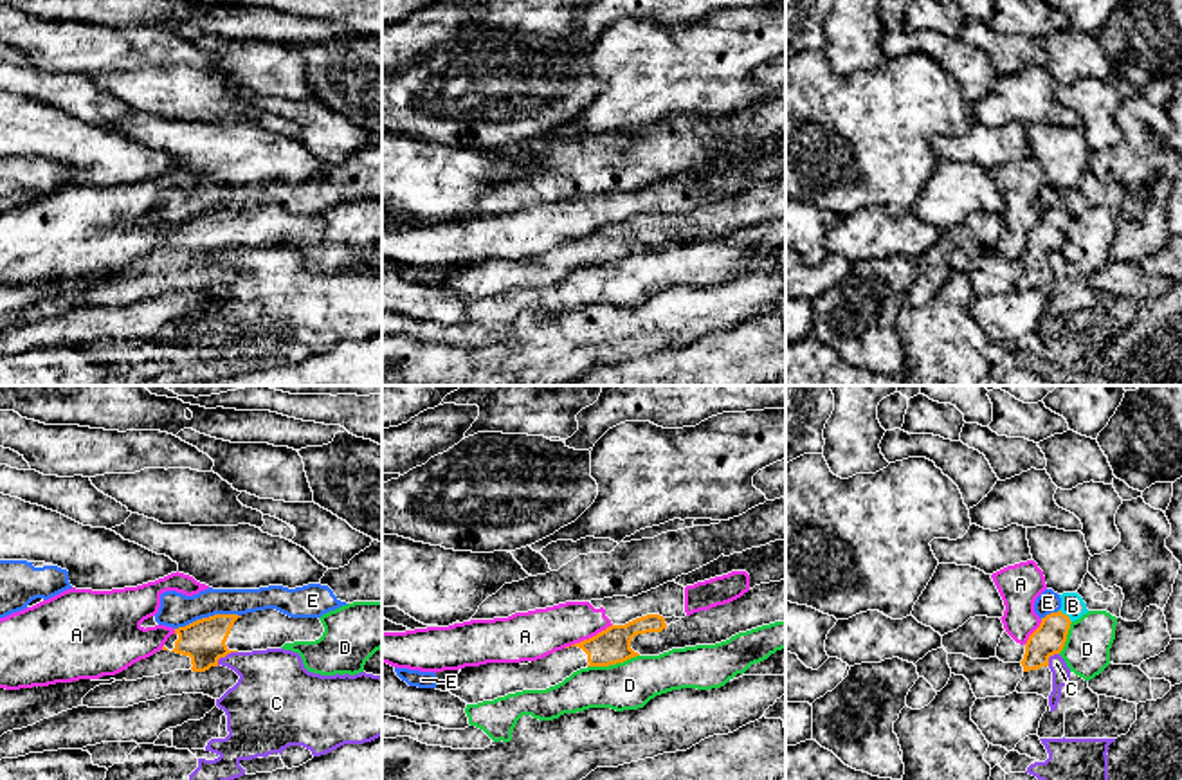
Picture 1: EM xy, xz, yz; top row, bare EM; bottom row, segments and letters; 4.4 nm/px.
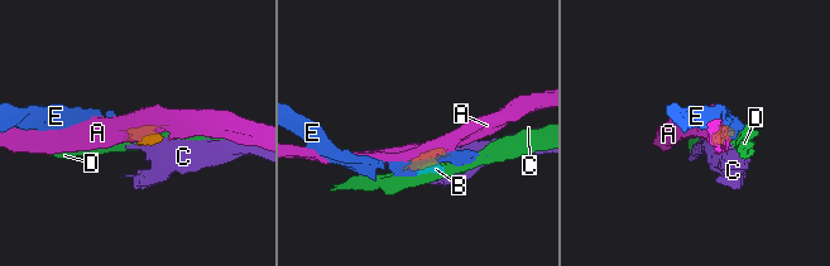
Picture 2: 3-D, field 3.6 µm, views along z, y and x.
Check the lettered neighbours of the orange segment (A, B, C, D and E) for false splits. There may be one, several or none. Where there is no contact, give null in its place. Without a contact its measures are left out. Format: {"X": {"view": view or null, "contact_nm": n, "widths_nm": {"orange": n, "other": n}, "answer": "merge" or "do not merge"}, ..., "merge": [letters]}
{"A": {"view": "xz", "contact_nm": 240, "widths_nm": {"orange": 160, "other": 220}, "answer": "do not merge"}, "B": {"view": "yz", "contact_nm": 80, "widths_nm": {"orange": 150, "other": 100}, "answer": "do not merge"}, "C": {"view": "xy", "contact_nm": 120, "widths_nm": {"orange": 190, "other": 300}, "answer": "do not merge"}, "D": {"view": "xz", "contact_nm": 240, "widths_nm": {"orange": 160, "other": 220}, "answer": "do not merge"}, "E": {"view": "xy", "contact_nm": 300, "widths_nm": {"orange": 190, "other": 150}, "answer": "do not merge"}, "merge": []}

